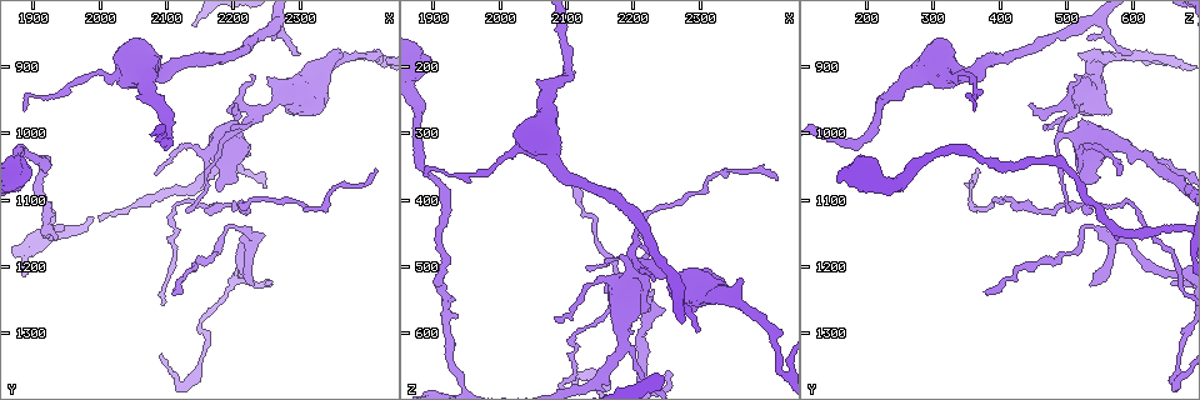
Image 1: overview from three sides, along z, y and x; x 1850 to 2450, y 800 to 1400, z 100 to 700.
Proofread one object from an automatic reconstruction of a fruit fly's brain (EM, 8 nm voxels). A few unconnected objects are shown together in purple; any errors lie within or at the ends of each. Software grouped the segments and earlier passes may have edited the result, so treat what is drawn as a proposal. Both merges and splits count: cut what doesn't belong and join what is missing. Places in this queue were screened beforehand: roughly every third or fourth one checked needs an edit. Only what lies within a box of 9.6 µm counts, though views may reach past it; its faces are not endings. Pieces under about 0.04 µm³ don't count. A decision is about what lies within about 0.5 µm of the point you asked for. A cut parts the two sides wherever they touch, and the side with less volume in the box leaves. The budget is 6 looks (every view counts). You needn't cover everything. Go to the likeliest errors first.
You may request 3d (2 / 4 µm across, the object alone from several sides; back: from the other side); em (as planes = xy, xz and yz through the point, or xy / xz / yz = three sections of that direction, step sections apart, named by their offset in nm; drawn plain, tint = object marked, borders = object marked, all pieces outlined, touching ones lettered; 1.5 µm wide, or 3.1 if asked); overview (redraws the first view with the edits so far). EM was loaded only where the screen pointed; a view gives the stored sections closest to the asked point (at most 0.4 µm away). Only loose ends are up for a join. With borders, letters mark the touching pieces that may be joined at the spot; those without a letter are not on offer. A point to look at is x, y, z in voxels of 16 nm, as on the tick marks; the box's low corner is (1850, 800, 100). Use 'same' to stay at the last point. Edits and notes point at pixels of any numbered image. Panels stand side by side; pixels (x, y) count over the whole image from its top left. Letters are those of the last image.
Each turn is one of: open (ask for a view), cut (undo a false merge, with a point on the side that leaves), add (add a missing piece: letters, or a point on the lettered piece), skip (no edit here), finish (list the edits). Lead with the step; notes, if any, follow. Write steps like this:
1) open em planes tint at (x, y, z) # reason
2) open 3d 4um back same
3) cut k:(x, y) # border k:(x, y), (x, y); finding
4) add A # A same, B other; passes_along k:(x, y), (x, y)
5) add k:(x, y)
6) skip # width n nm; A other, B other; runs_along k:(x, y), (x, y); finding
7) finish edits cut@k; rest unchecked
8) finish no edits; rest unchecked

open 3d 4um at (2300, 880, 595) # free end

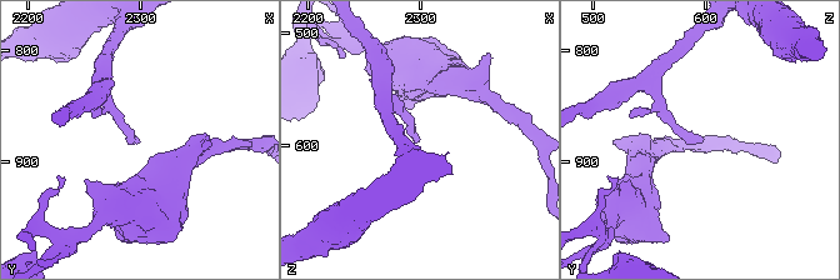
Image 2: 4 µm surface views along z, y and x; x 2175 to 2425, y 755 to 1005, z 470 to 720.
open em xy step 8 borders at (2296, 882, 598) # need the tissue

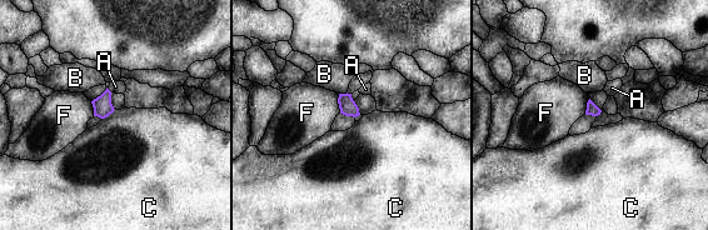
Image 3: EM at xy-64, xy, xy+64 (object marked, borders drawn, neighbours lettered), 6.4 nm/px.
open em planes borders same

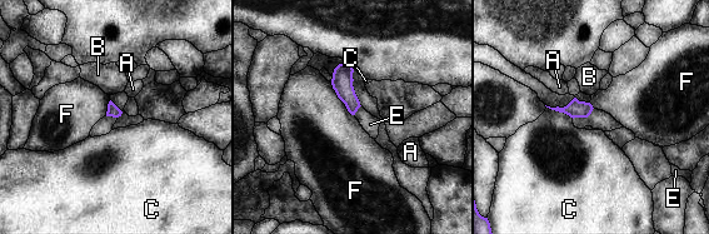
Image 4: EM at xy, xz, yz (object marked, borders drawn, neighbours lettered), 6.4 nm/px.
skip # A other, B other, C other, E other, F other; border 4:(330, 83), (336, 96), (354, 115); none of them fits

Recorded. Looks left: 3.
open em yz step 4 borders at (2415, 1055, 370) # thin end

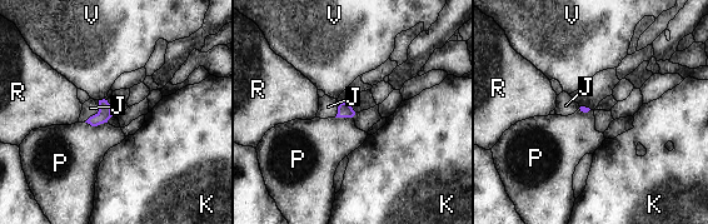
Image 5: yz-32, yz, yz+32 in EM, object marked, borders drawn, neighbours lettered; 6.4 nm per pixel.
open em planes borders same # another direction

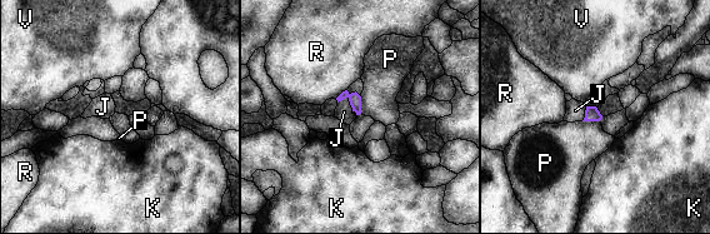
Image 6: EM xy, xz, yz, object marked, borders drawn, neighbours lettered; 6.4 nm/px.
skip # width 80 nm; J other, K other, P other, R other, V other; border 6:(338, 101), (346, 98), (353, 110); no lettered piece goes on from it

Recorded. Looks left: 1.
open em planes borders at (2130, 1370, 665)

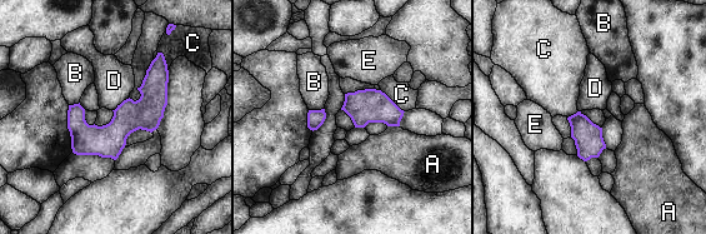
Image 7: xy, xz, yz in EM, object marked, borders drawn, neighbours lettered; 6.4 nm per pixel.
skip # width 180 nm; A other, B other, C other, D other, E other; runs_along 7:(160, 60), (154, 93), (76, 150); one cell here

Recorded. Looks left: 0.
finish no edits; rest unchecked

